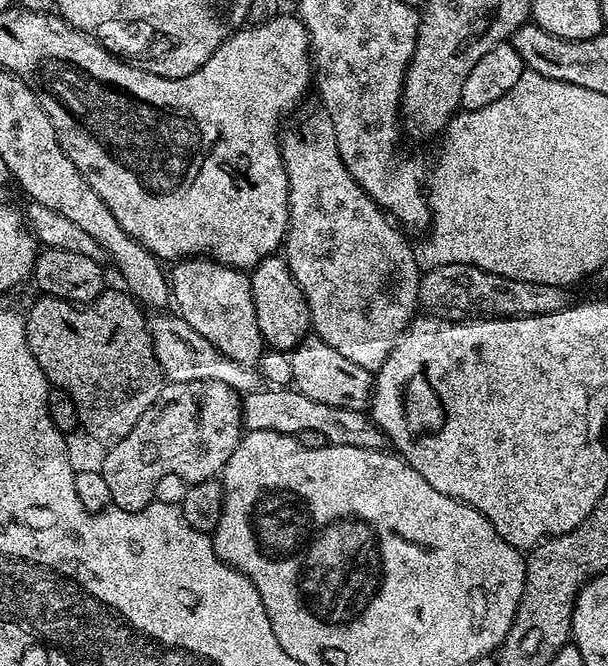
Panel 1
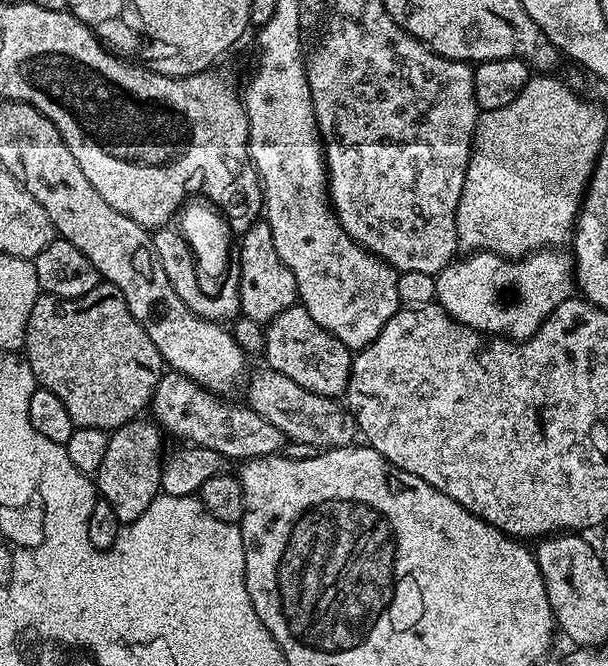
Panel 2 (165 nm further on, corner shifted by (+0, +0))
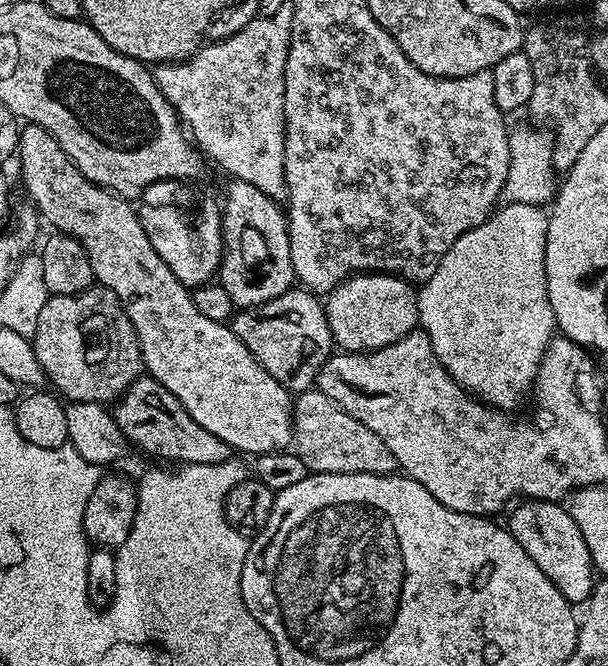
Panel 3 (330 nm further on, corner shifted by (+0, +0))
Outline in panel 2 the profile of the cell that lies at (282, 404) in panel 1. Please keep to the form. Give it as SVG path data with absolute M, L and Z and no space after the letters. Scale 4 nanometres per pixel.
M165 371L152 395L150 416L165 433L173 432L182 442L218 450L225 460L247 462L260 456L283 453L286 437L278 426L266 422L262 414L249 408L247 403L231 404L231 399L208 392L198 382L181 372Z

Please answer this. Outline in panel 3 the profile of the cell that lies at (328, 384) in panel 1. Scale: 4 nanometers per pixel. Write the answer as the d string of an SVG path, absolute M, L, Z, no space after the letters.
M293 286L286 294L278 294L270 302L262 306L239 309L230 321L232 333L254 354L254 358L289 393L299 394L309 391L315 385L316 376L322 370L322 366L328 363L330 357L334 355L334 345L332 342L332 331L326 322L324 305L319 295L313 294L303 287Z

